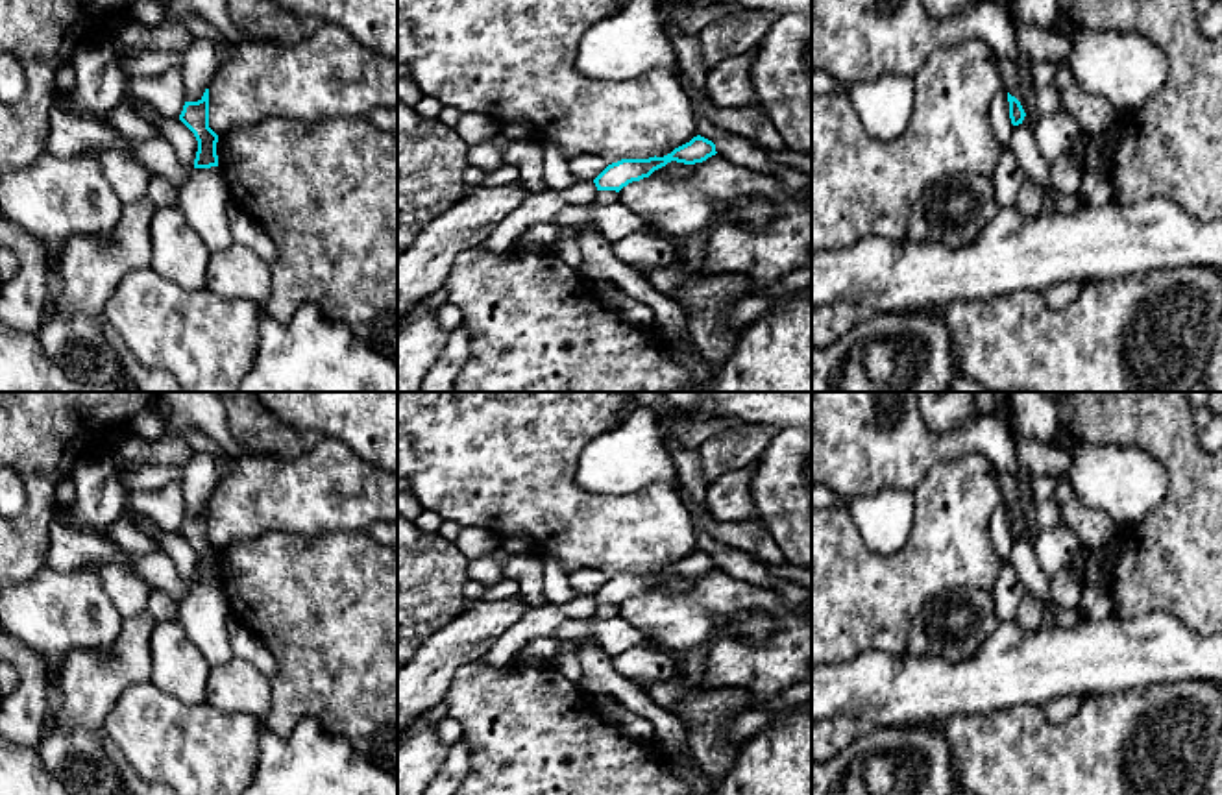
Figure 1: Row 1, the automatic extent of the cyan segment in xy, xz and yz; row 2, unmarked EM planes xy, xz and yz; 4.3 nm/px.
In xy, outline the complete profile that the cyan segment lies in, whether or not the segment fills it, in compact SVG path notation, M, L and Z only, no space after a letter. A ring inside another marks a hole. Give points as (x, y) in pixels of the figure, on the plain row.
M205 503L198 516L185 516L179 534L194 547L198 555L194 582L218 581L218 549L209 542L209 503Z

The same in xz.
M697 549L690 556L675 562L671 568L664 571L654 569L649 573L621 573L617 577L612 577L593 593L593 597L597 605L619 606L629 597L649 592L654 584L666 581L671 575L695 579L706 575L715 568L715 558Z

